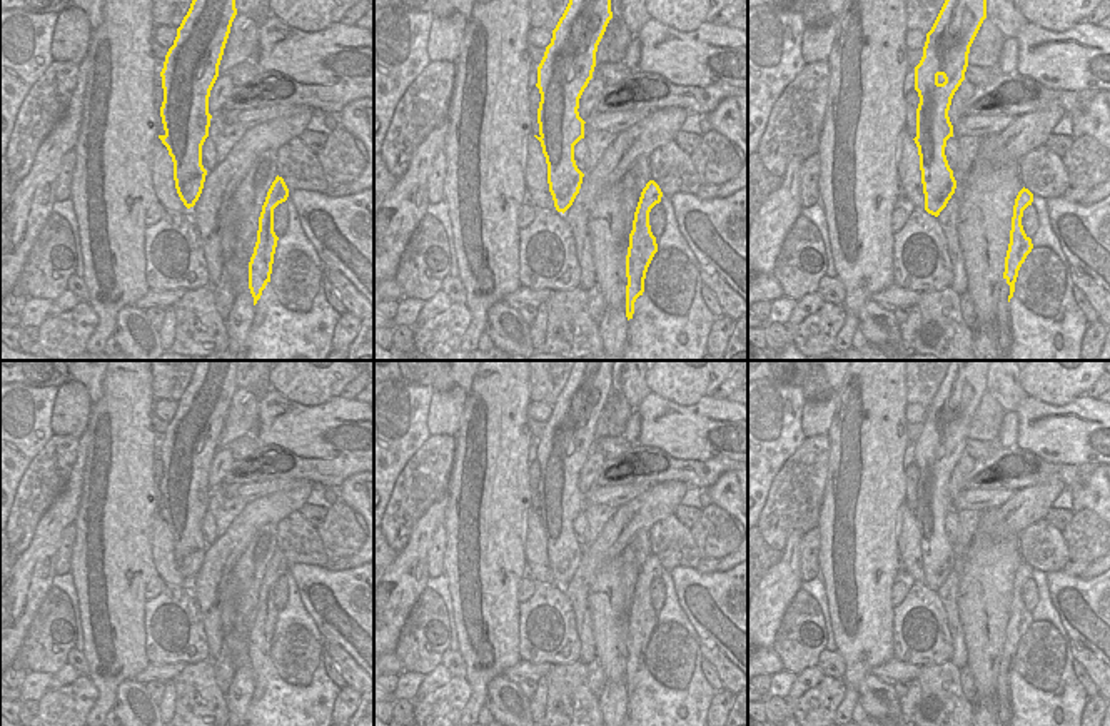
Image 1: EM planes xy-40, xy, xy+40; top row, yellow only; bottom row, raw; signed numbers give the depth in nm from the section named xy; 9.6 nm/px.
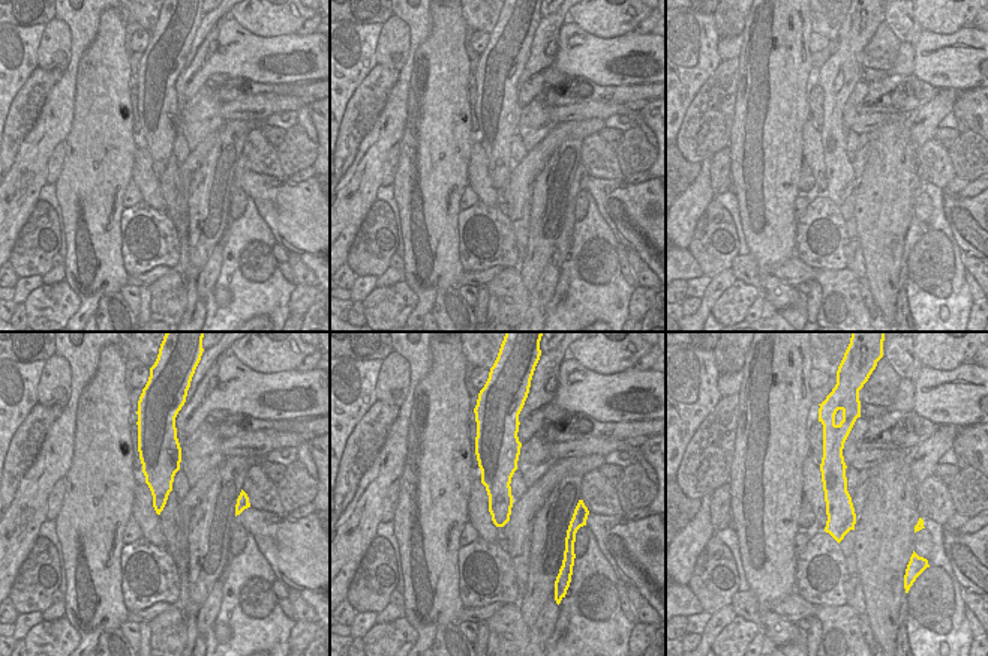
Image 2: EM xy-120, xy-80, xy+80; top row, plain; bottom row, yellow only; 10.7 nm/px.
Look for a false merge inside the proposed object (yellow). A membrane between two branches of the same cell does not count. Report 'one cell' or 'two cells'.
two cells

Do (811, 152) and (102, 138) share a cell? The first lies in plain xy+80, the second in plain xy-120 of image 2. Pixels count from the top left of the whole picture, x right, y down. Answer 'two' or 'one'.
two

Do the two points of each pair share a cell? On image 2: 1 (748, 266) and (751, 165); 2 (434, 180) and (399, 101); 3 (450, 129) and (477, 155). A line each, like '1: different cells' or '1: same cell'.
1: different cells
2: different cells
3: different cells

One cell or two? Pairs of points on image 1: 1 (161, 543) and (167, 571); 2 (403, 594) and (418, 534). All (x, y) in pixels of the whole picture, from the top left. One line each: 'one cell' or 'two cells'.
1: one cell
2: one cell

